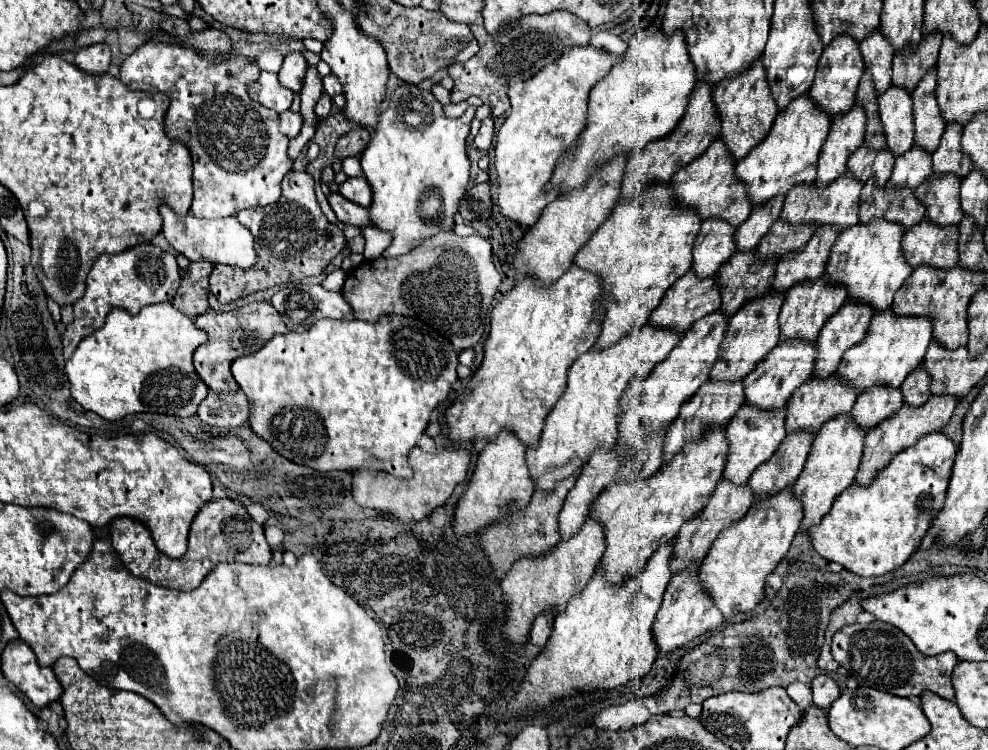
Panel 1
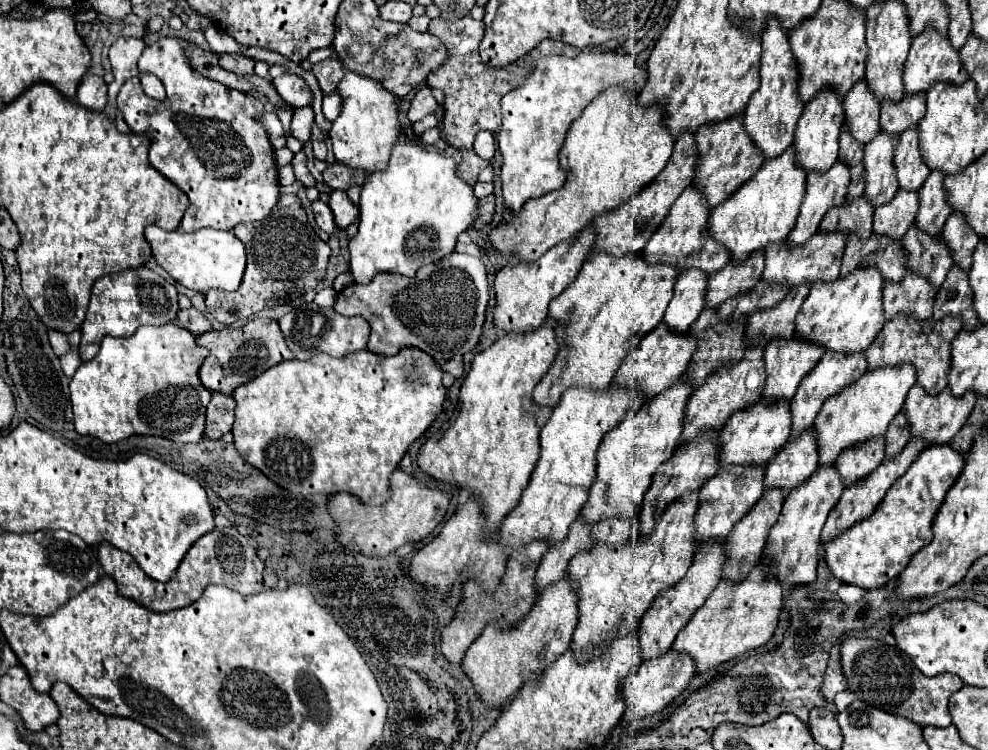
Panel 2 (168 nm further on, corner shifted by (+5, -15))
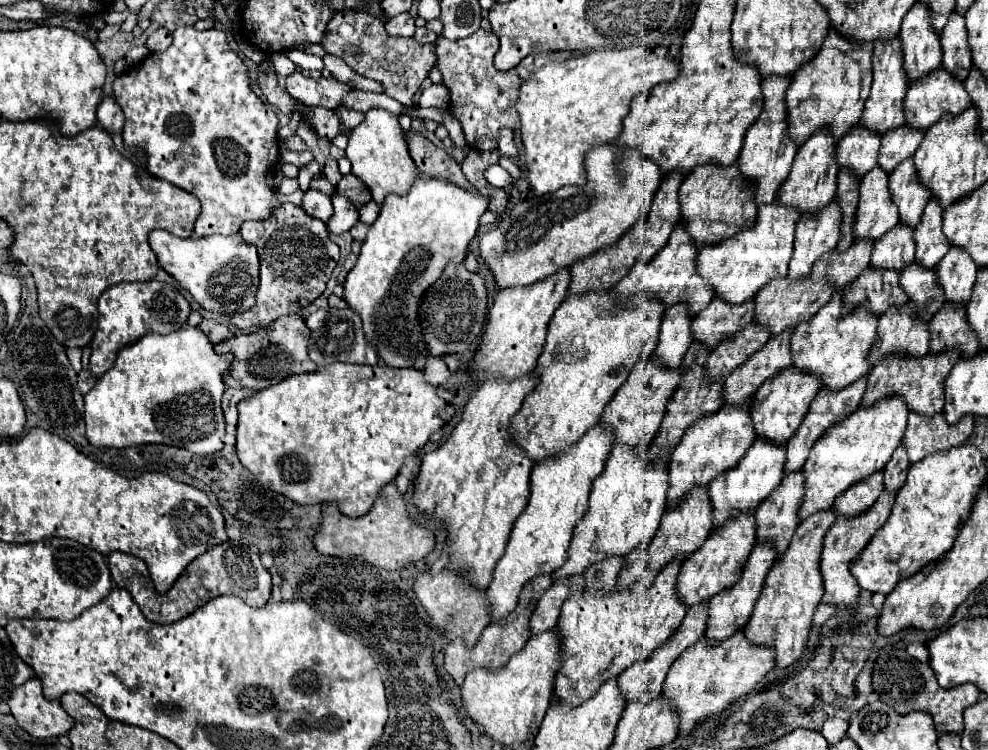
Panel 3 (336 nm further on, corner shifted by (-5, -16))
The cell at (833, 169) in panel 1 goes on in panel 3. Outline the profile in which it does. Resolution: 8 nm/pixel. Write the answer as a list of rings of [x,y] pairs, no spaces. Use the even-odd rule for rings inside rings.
[[[836,200],[816,220],[798,220],[796,224],[796,234],[794,234],[794,254],[790,258],[790,268],[788,268],[788,278],[804,278],[810,274],[812,264],[822,258],[826,252],[834,250],[838,244],[840,236],[840,210],[836,208]]]

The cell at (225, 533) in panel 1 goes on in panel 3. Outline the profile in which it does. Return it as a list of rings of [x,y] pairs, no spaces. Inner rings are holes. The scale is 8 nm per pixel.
[[[224,542],[224,544],[204,552],[202,556],[198,556],[180,574],[180,578],[174,582],[172,590],[162,596],[154,592],[152,580],[148,576],[144,576],[144,562],[140,558],[122,554],[122,552],[118,552],[118,554],[112,552],[108,556],[108,566],[110,566],[110,574],[112,574],[112,580],[116,582],[116,586],[126,588],[132,594],[134,602],[140,606],[146,620],[150,620],[154,624],[178,622],[178,620],[186,618],[188,614],[192,614],[202,604],[206,604],[208,600],[222,596],[222,594],[238,596],[252,608],[262,608],[270,600],[270,588],[272,588],[270,572],[260,564],[260,556],[256,550],[250,550],[236,542]]]

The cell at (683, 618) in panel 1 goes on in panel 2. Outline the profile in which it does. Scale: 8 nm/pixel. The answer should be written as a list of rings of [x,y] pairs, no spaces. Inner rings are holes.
[[[668,649],[666,653],[662,653],[656,659],[644,659],[640,663],[638,673],[634,675],[634,681],[626,681],[624,685],[624,697],[626,697],[626,711],[624,711],[624,719],[628,721],[638,721],[644,715],[650,713],[658,713],[664,709],[664,705],[668,705],[672,699],[680,697],[682,689],[690,683],[692,675],[694,675],[694,659],[690,659],[690,655],[682,655],[682,651],[674,651]]]

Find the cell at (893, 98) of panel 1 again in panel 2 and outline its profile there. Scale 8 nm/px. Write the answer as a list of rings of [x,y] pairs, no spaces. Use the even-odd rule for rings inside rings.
[[[878,131],[864,147],[866,195],[876,207],[890,201],[898,191],[898,181],[894,179],[894,149],[898,139],[894,133]]]

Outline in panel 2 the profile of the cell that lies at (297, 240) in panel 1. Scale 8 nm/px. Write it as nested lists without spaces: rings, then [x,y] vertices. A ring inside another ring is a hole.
[[[276,207],[270,215],[258,223],[242,223],[234,227],[234,235],[244,243],[248,253],[248,265],[238,291],[220,291],[210,289],[206,293],[206,307],[214,319],[224,325],[230,325],[238,319],[246,319],[266,307],[284,305],[288,295],[304,295],[324,279],[330,247],[314,235],[314,229],[308,225],[306,213],[302,207]]]

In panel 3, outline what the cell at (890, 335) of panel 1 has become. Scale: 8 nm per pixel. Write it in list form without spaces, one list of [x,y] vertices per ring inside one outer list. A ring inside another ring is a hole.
[[[882,400],[876,408],[858,408],[844,424],[836,424],[832,432],[826,432],[812,448],[804,464],[804,498],[798,510],[798,518],[806,520],[808,516],[830,510],[836,496],[846,492],[850,486],[866,480],[868,476],[880,472],[892,458],[892,452],[900,446],[904,428],[906,428],[908,408],[900,400]]]

